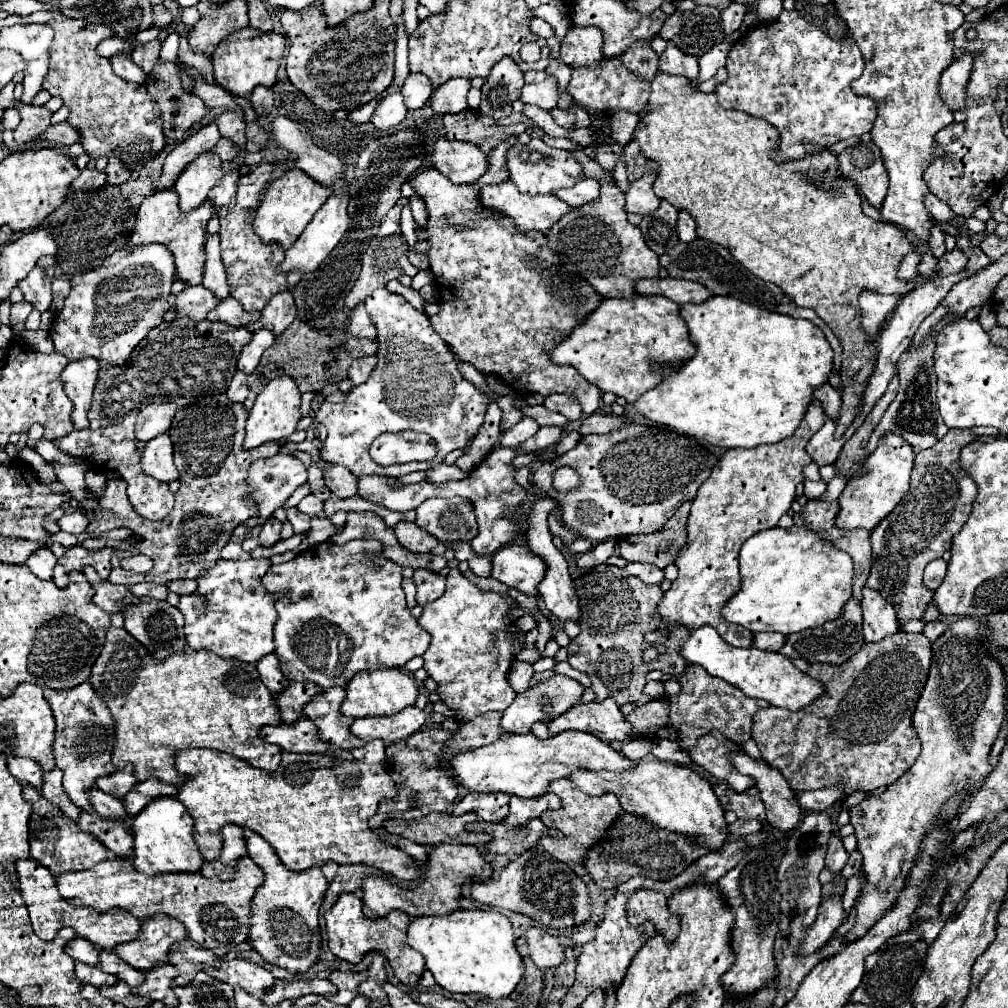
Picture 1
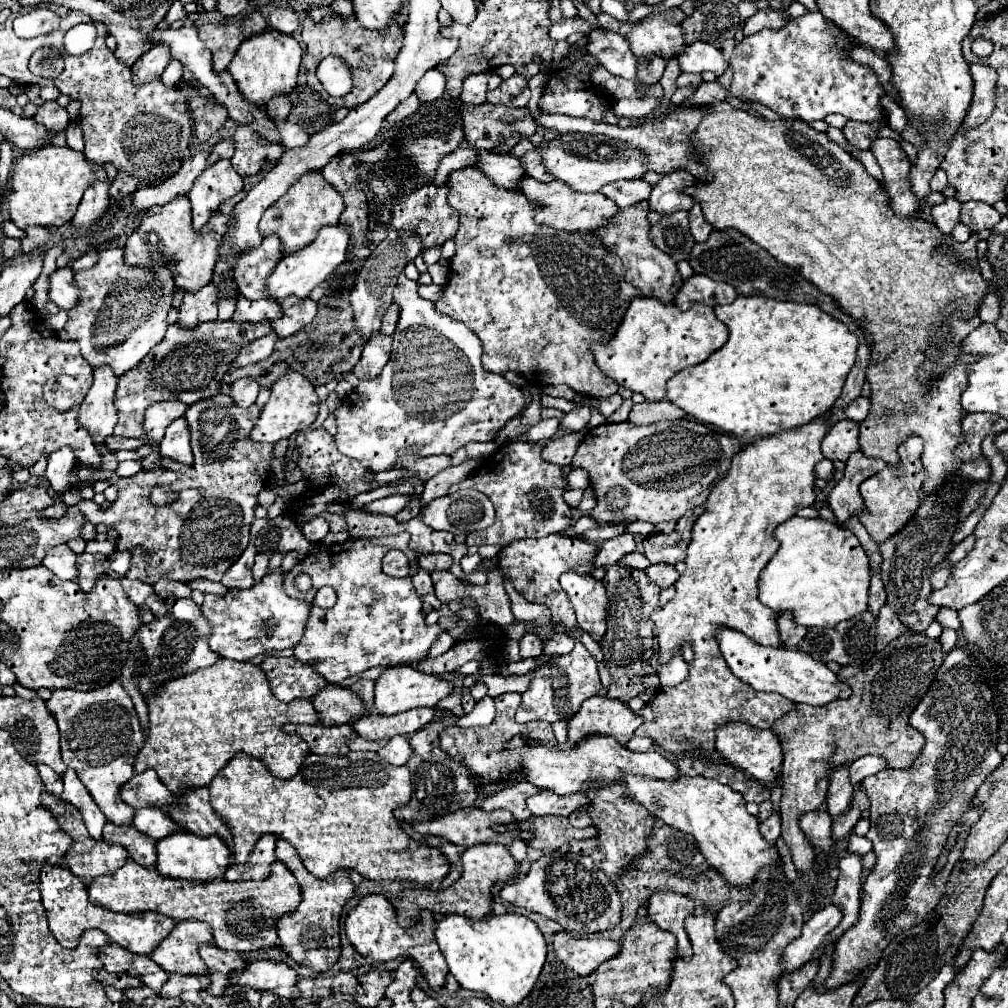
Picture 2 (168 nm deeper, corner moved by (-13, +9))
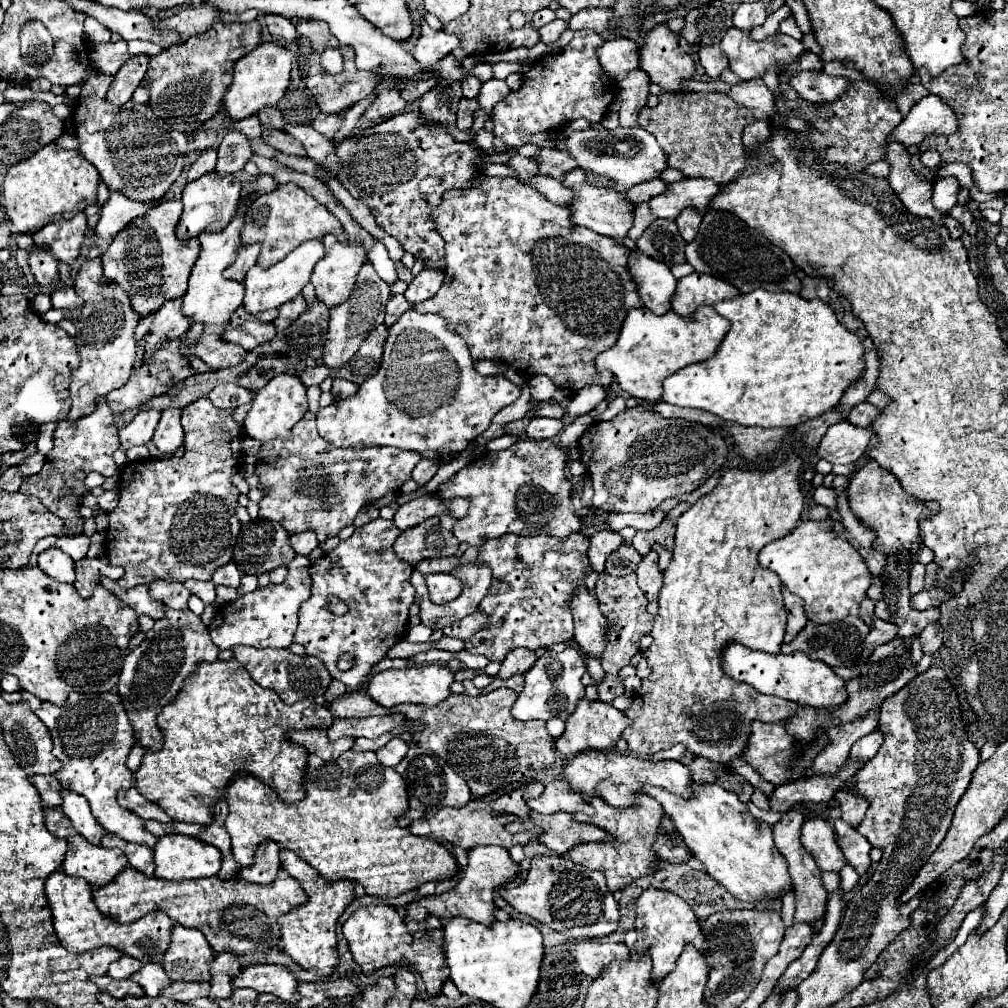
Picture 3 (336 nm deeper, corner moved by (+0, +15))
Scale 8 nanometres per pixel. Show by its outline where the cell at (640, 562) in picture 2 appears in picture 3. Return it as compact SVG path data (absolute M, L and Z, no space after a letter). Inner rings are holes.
M621 545L617 551L613 551L609 557L607 557L607 563L605 563L605 571L609 575L615 575L615 577L623 577L623 575L629 575L637 569L637 563L641 561L641 555L633 549L633 545Z

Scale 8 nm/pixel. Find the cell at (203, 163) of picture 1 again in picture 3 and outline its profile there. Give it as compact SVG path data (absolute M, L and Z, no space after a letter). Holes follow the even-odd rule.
M215 171L205 173L205 177L199 177L193 183L187 183L183 189L183 197L181 197L183 213L177 223L177 237L189 239L189 237L197 237L201 231L223 229L231 221L231 217L239 205L239 191L241 191L241 183L237 181L235 175L217 177Z

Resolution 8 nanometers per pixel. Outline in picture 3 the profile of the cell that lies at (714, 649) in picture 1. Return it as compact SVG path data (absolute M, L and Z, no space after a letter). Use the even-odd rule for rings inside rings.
M731 641L729 645L725 645L725 649L721 649L721 667L727 677L741 683L749 683L759 693L783 697L787 701L795 701L801 705L833 709L847 699L845 681L837 677L829 665L821 661L813 661L801 651L795 651L791 655L783 655L783 653L769 655L769 653L753 651L741 643Z

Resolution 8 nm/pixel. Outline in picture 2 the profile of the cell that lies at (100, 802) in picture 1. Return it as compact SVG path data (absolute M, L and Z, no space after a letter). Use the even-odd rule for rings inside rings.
M144 807L144 809L136 809L136 817L134 817L134 827L142 833L146 833L152 839L164 839L170 833L180 831L182 827L162 809L158 807Z

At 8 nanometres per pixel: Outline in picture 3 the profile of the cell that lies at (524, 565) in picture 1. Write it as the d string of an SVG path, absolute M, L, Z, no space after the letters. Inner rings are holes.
M571 533L567 539L553 535L505 535L487 541L479 549L479 561L487 563L493 571L491 587L479 609L487 613L487 625L465 641L469 653L485 655L489 661L503 661L507 651L515 647L527 647L537 651L539 647L551 647L565 643L573 637L573 617L569 611L569 599L577 585L585 585L583 579L591 573L587 559L589 537L583 533Z

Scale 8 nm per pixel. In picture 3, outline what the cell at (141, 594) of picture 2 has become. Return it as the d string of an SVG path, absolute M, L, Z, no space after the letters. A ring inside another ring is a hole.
M101 577L101 585L107 587L113 595L117 595L123 603L127 603L129 607L133 607L139 615L143 613L143 615L149 615L153 619L163 617L163 603L151 599L147 585L135 585L133 589L125 591L125 589L121 589L117 585L117 581L109 581L107 577Z

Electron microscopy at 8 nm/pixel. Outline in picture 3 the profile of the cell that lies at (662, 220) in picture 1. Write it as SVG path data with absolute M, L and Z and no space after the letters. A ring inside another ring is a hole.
M655 219L645 233L635 241L637 249L641 249L645 255L665 263L685 263L685 239L677 231L677 223L669 219Z

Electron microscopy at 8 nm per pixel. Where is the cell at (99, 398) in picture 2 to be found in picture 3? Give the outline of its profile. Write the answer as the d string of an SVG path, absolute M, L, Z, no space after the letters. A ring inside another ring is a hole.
M101 397L101 401L97 401L97 409L77 421L69 421L69 419L59 421L53 441L55 447L47 455L41 473L25 477L21 485L21 493L31 493L39 497L47 509L51 509L55 515L59 515L65 521L65 529L69 529L73 535L79 535L83 533L83 519L77 513L77 509L81 507L79 499L87 491L83 485L85 477L91 471L97 471L105 477L119 473L111 455L119 449L121 443L117 441L117 427L113 425L113 413L105 403L105 399Z

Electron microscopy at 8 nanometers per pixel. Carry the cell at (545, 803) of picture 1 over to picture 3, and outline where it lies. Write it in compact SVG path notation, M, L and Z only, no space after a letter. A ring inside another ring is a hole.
M551 781L545 785L545 791L537 799L529 799L529 807L537 813L595 813L593 807L577 793L569 789L567 781Z

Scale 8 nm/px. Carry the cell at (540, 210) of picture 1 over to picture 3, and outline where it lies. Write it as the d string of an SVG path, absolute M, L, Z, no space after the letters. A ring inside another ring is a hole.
M573 169L569 173L565 173L565 177L561 179L561 183L569 189L573 189L575 197L569 201L569 211L571 211L571 221L575 225L587 227L599 235L605 237L613 237L613 239L623 239L627 235L627 231L633 227L633 209L635 205L629 203L621 193L613 191L611 187L593 187L585 181L583 171L581 169Z

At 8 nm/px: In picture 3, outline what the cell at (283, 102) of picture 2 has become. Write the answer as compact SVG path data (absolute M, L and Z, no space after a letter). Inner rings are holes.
M265 107L265 109L261 109L261 113L257 113L257 117L259 117L259 121L263 125L275 127L275 129L283 129L283 125L285 125L283 115L281 115L281 111L277 107Z

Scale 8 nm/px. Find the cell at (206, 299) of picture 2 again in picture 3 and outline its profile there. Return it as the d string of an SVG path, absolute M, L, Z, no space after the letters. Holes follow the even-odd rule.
M181 299L165 301L163 307L155 313L153 325L149 329L145 355L151 355L153 349L159 347L159 343L173 339L173 337L181 337L189 327L191 327L189 317L181 313Z

